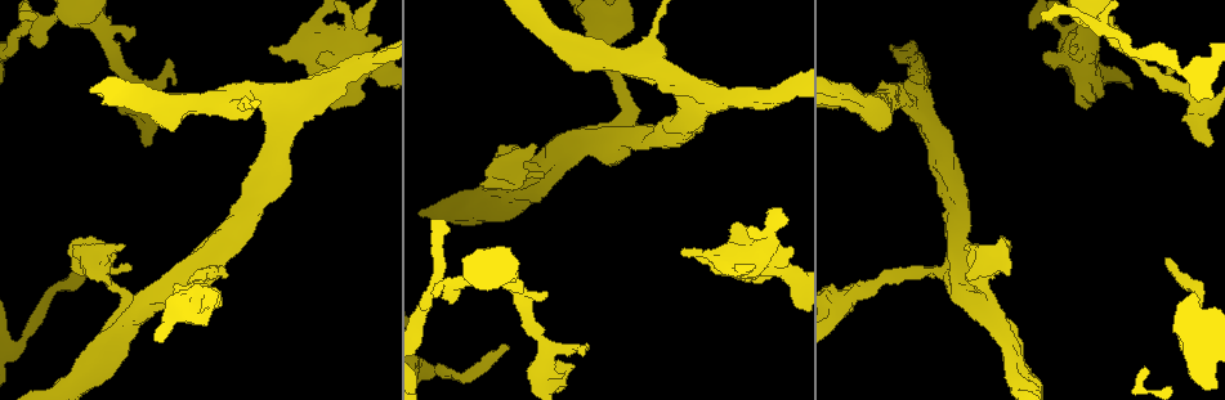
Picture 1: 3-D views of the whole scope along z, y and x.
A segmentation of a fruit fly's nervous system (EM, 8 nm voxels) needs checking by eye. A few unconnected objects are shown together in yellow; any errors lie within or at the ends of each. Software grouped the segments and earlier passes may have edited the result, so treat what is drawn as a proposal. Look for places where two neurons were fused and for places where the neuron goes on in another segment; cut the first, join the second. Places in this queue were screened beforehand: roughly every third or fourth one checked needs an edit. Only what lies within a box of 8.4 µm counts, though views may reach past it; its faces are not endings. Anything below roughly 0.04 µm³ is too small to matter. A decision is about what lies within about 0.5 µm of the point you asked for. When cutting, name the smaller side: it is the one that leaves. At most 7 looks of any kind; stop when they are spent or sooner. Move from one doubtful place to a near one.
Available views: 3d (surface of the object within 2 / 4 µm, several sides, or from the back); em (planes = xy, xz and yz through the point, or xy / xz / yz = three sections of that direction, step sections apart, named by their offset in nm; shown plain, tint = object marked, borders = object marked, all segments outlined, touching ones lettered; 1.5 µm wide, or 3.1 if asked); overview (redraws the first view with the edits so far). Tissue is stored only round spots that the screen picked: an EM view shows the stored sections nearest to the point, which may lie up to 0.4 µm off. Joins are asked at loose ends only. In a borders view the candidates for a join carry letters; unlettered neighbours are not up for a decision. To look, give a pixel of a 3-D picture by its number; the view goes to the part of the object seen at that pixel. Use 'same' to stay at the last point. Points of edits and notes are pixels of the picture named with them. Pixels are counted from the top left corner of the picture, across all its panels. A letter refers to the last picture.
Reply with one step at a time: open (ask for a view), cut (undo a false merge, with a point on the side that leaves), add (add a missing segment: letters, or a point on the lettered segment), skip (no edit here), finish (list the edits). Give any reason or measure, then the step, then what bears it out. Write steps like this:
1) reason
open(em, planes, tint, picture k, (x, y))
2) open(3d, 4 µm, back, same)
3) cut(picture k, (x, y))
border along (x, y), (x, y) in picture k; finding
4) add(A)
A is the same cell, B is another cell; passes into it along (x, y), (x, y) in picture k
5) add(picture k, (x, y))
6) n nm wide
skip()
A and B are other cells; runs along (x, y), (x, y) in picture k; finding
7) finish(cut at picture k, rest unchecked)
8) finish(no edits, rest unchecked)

calibre changes
open(3d, 4 µm, picture 1, (240, 104))

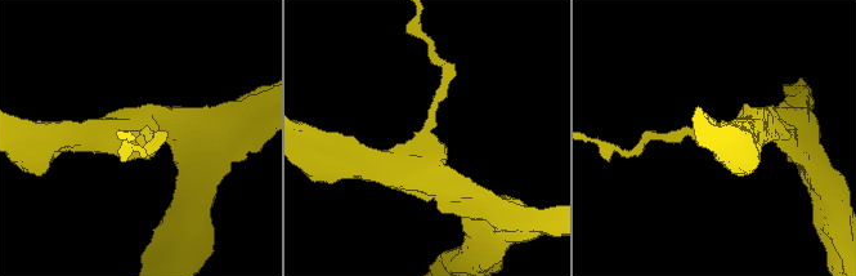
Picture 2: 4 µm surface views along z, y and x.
now the EM
open(em, xy, step 8, tint, picture 2, (426, 125))

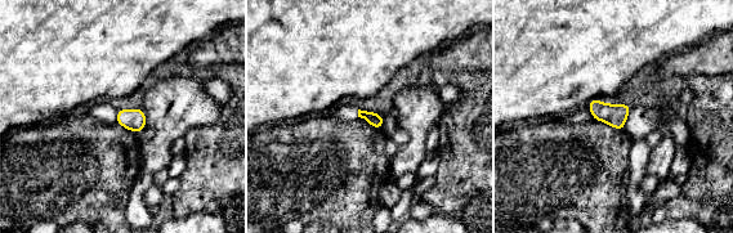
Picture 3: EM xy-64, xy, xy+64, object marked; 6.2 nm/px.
open(em, xy, step 8, borders, same)

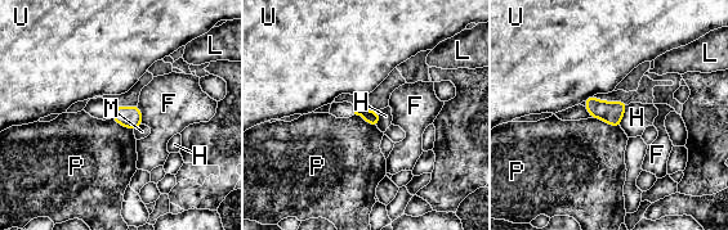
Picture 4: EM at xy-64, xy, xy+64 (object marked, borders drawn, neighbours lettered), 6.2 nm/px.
90 nm wide
cut(picture 4, (373, 117))
F, H, L, M, P and U are other cells; a second neuron is stuck on

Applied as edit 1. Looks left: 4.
open(overview)

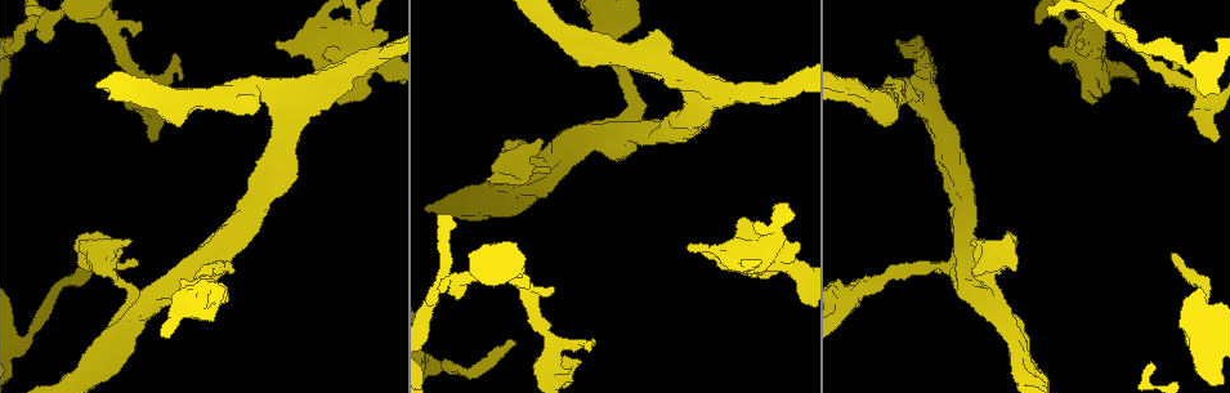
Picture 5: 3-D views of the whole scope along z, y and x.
branch stops here
open(em, xz, step 8, tint, picture 5, (1173, 255))

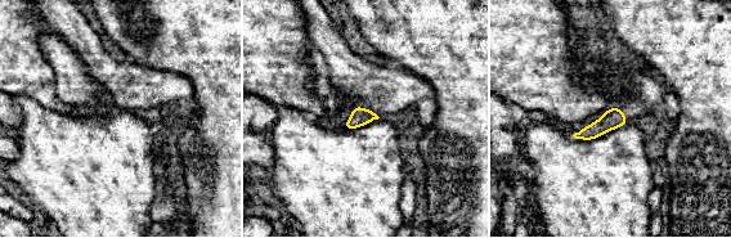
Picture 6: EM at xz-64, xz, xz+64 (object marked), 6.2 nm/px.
cut it another way
open(em, planes, borders, same)

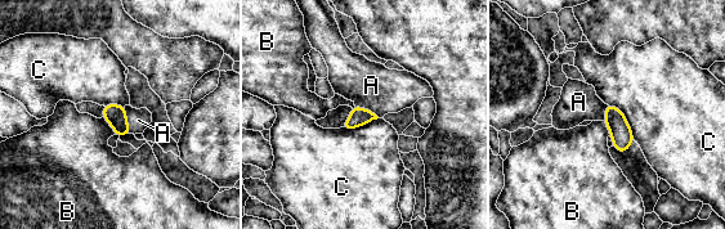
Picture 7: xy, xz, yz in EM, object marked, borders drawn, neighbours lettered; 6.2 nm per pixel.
110 nm wide
add(A)
A is the same cell, B and C are other cells; passes into it along (115, 115), (126, 120), (138, 120) in picture 7; the neuron continues

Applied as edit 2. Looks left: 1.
finish(cut at picture 4, add at picture 7, rest unchecked)

